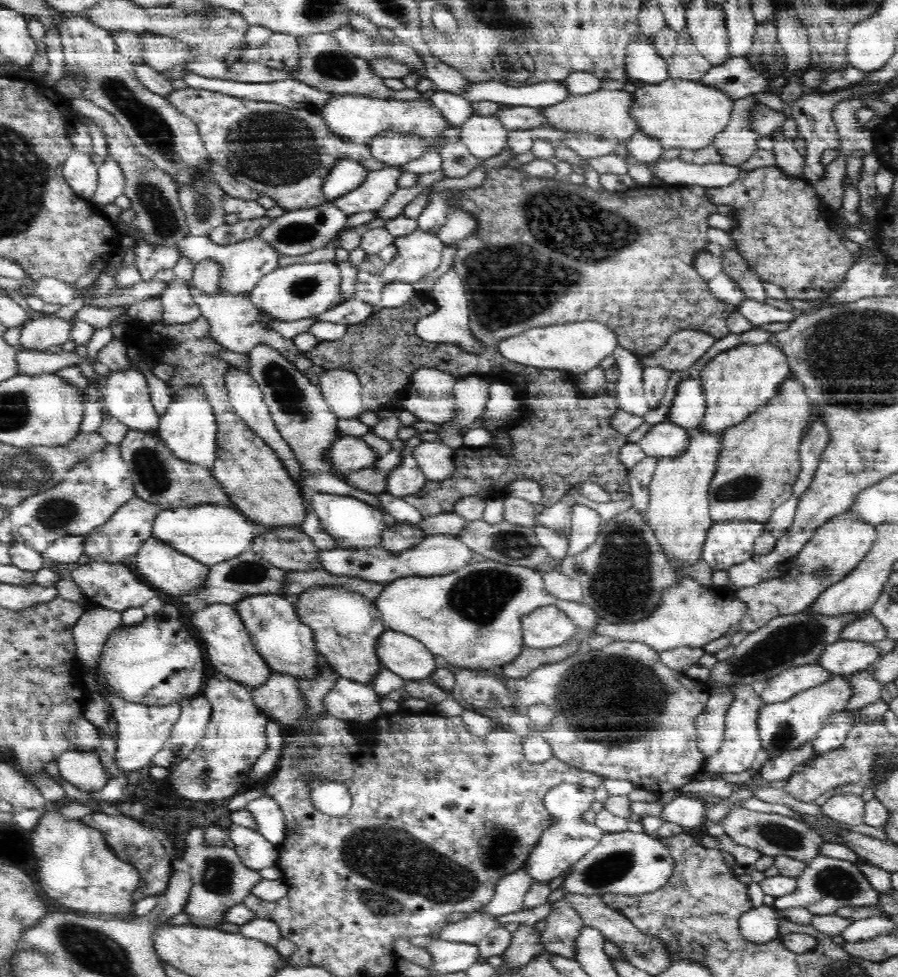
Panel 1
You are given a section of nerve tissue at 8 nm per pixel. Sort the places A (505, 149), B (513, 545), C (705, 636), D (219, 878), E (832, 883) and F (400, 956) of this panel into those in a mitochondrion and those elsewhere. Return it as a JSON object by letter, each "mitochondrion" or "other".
{"A":"other","B":"mitochondrion","C":"other","D":"mitochondrion","E":"mitochondrion","F":"other"}

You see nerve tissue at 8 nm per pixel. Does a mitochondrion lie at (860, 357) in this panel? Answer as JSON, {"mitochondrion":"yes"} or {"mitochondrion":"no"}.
{"mitochondrion":"yes"}

